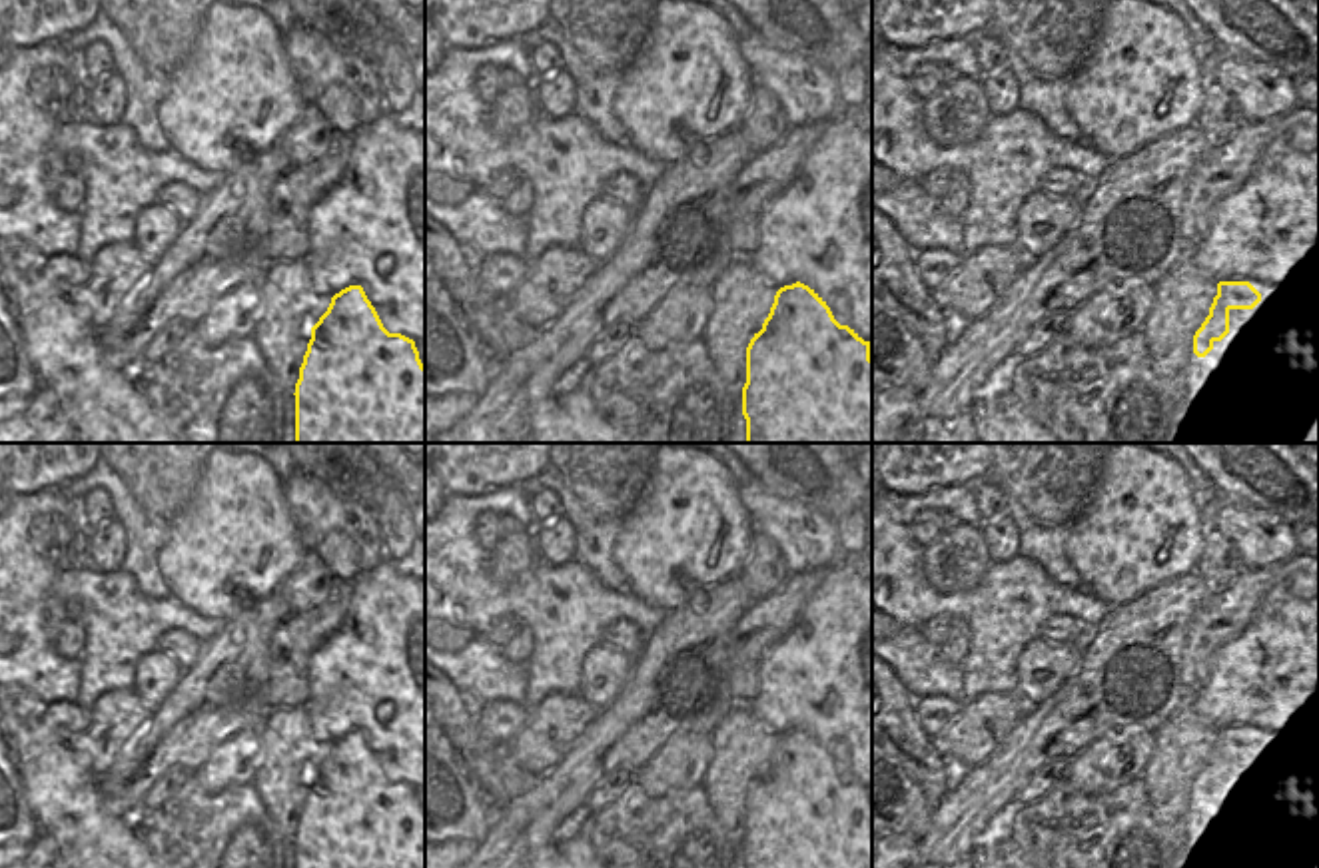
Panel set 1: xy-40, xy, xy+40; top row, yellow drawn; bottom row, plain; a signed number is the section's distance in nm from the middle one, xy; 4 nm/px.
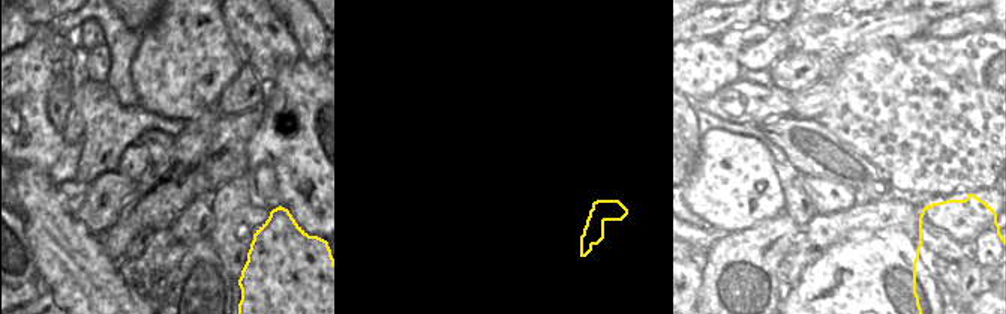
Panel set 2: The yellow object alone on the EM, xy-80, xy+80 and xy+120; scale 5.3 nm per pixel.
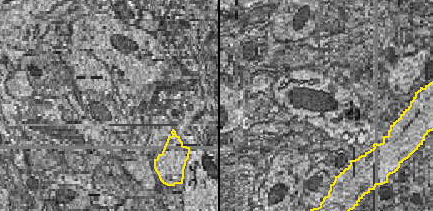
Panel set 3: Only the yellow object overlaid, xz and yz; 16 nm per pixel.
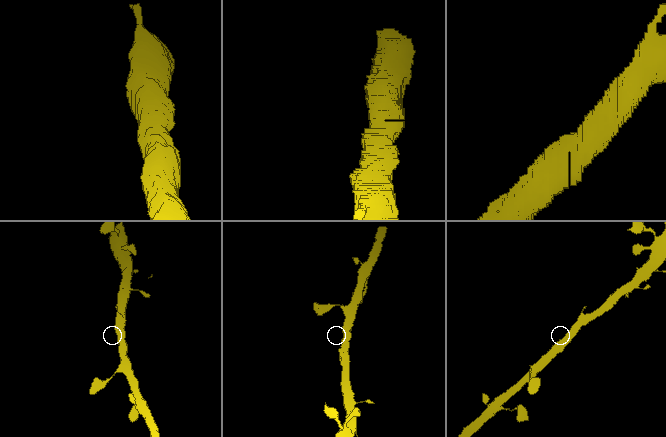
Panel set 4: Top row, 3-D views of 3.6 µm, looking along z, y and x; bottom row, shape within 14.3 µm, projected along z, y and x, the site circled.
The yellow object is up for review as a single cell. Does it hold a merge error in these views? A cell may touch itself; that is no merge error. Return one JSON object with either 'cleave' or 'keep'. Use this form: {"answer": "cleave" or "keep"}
{"answer": "keep"}

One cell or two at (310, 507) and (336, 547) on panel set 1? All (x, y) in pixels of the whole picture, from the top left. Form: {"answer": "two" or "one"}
{"answer": "one"}

